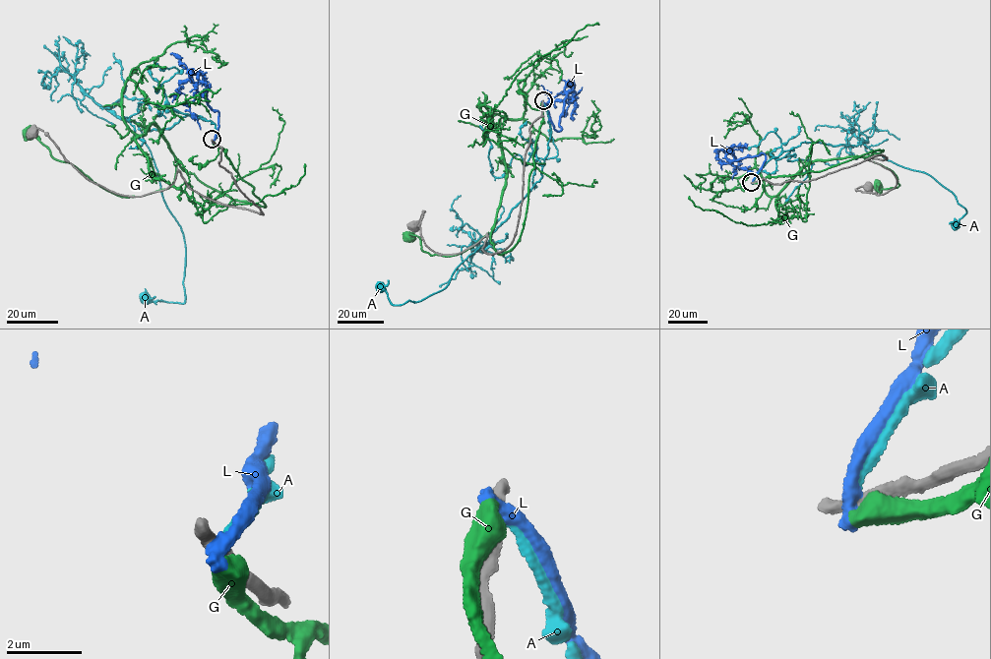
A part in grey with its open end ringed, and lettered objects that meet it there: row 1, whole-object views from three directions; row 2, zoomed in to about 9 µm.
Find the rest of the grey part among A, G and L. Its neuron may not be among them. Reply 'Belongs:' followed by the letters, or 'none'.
Belongs: none

